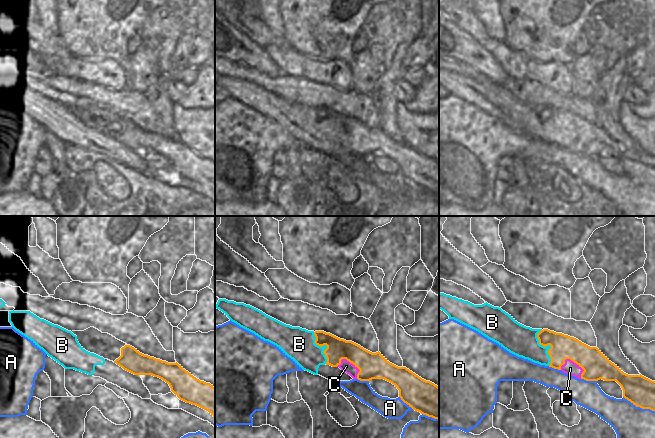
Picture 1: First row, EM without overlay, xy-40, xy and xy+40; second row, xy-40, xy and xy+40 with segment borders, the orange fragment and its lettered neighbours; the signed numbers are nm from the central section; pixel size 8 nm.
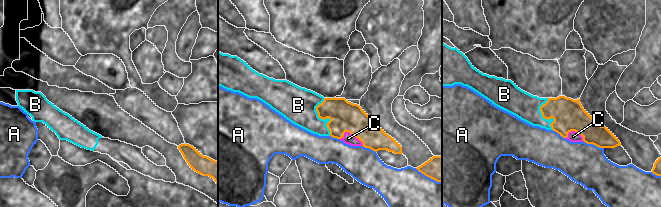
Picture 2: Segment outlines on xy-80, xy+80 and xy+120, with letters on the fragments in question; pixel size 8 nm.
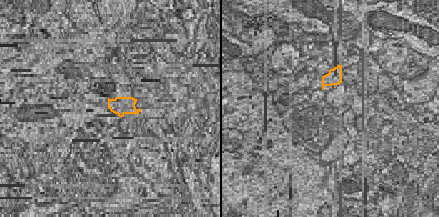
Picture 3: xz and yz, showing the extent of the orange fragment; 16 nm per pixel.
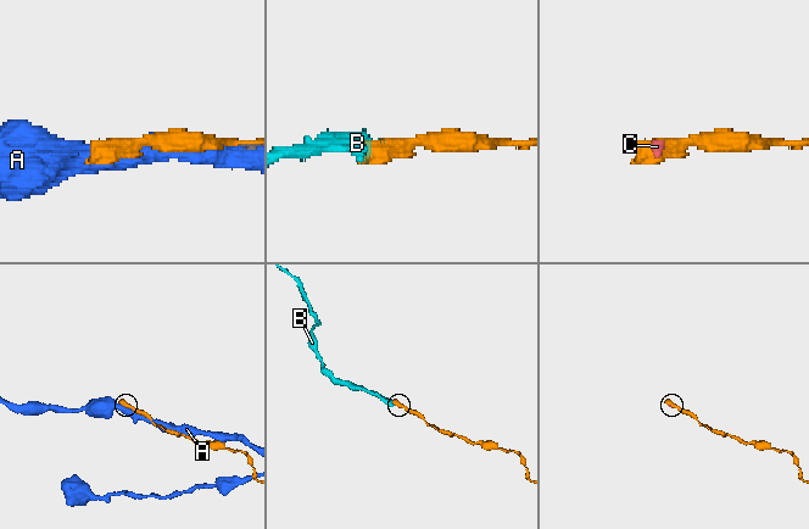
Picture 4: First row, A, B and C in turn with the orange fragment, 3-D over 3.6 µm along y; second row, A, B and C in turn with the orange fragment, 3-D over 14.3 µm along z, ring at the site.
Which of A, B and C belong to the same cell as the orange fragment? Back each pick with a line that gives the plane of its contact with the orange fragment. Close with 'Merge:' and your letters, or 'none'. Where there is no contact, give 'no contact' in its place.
Merge: none

